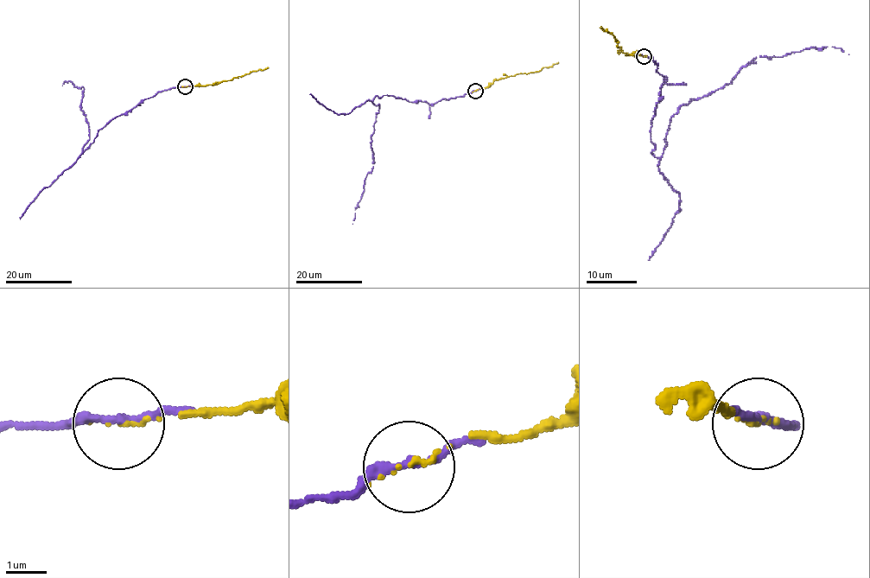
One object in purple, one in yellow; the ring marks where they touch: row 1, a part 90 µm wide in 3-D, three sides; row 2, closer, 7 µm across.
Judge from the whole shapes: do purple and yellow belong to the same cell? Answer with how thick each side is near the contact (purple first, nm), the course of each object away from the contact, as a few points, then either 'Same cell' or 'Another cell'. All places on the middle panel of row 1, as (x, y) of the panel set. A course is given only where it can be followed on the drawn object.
Thickness 200 nm (purple) against 80 nm. Course of purple: (474, 91), (429, 104), (390, 95), (374, 98), (372, 103), (379, 104), (371, 137), (374, 163), (352, 224). Course of yellow: (475, 91), (488, 87), (495, 80), (539, 71), (558, 62). Same cell

